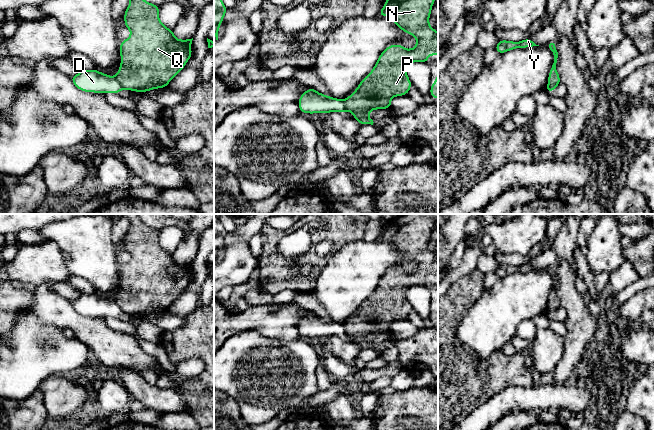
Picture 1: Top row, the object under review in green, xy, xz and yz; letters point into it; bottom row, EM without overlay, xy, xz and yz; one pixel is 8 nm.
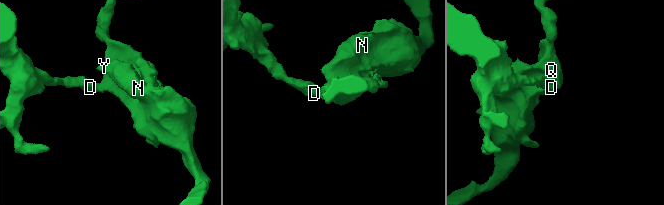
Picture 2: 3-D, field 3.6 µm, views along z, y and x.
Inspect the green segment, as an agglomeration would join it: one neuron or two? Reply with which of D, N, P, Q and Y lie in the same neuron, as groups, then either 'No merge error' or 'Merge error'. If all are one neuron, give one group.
Groups: D / N P Q Y. Merge error

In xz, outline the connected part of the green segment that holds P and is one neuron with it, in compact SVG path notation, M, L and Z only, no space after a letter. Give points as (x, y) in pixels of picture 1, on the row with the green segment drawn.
M386 0L384 7L379 11L378 16L391 17L394 23L405 33L413 35L417 45L413 49L405 49L400 43L389 45L379 56L376 65L372 71L360 82L356 90L345 99L345 109L351 112L354 119L361 125L371 124L373 120L369 118L368 113L376 109L390 109L391 99L394 96L407 95L412 84L407 76L407 65L412 62L428 63L429 55L438 55L438 32L429 25L434 0Z

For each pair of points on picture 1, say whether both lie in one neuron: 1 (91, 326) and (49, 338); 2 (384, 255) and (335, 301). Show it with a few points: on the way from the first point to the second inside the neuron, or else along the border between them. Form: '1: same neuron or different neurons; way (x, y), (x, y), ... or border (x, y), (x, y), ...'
1: different neurons; border (40, 320), (62, 329)
2: same neuron; way (372, 266), (347, 289)

